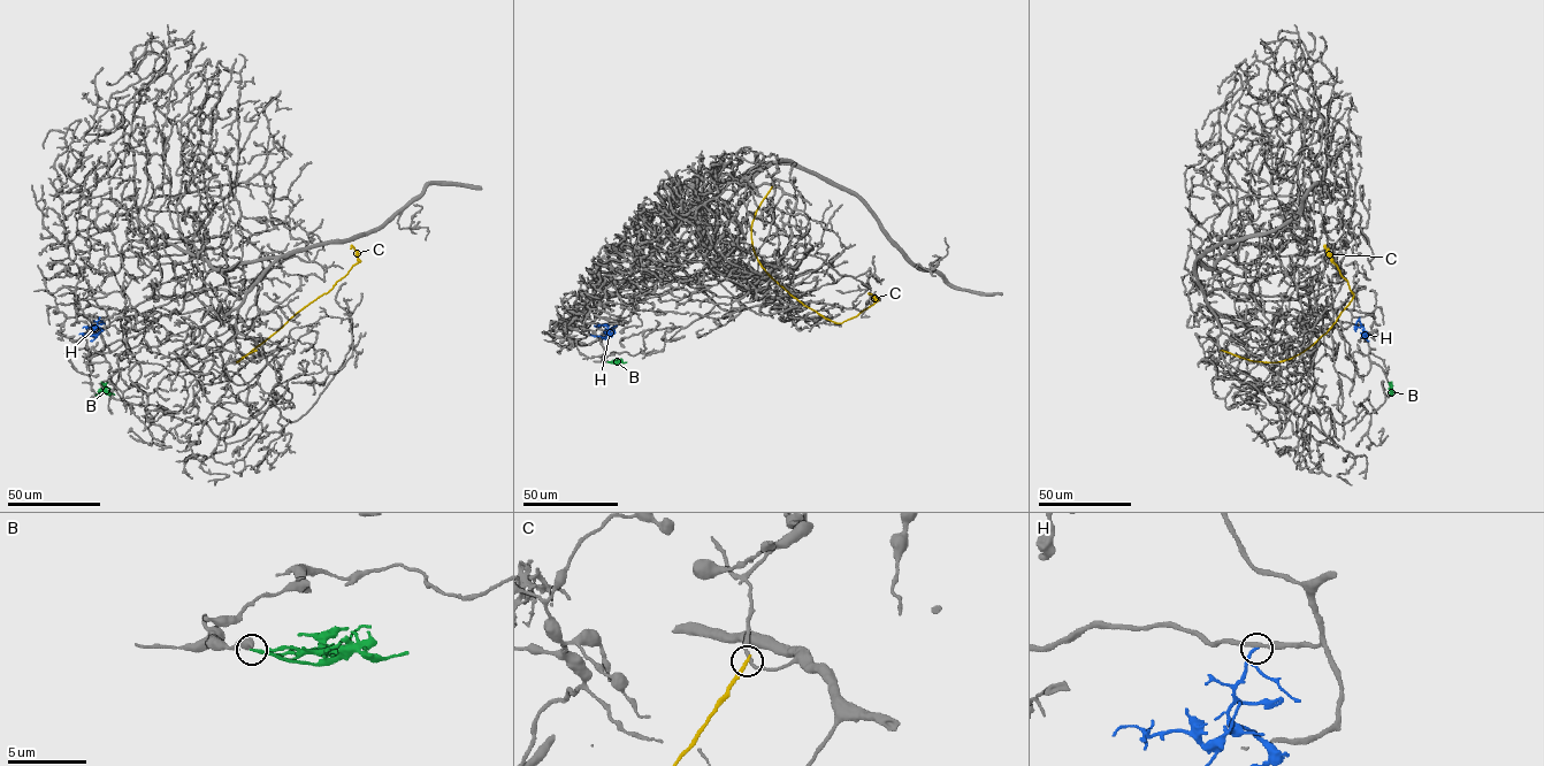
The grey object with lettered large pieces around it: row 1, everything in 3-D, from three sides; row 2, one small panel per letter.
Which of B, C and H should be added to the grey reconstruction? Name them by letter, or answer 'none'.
none

